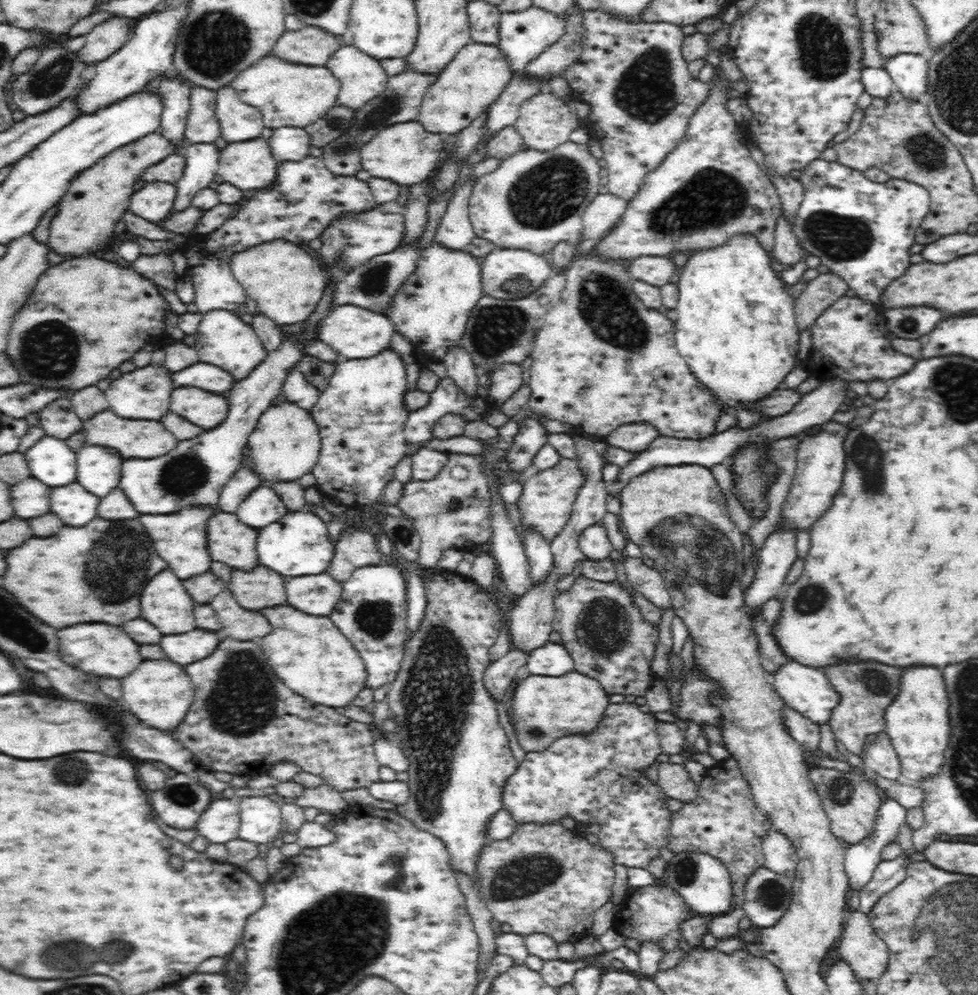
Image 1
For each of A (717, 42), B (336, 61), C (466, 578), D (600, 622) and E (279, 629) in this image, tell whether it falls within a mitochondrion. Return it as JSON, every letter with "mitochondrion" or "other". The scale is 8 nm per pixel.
{"A":"other","B":"other","C":"other","D":"mitochondrion","E":"other"}

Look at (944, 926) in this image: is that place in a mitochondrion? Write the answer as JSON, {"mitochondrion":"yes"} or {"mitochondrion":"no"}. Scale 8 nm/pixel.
{"mitochondrion":"yes"}

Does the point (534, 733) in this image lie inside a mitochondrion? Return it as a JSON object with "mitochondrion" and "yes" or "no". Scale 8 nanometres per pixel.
{"mitochondrion":"yes"}

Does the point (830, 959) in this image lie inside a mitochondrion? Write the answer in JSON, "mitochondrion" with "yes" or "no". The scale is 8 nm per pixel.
{"mitochondrion":"no"}

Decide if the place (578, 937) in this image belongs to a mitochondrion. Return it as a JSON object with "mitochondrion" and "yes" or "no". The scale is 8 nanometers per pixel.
{"mitochondrion":"no"}

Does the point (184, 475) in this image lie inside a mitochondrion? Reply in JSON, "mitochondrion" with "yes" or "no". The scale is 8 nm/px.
{"mitochondrion":"yes"}

